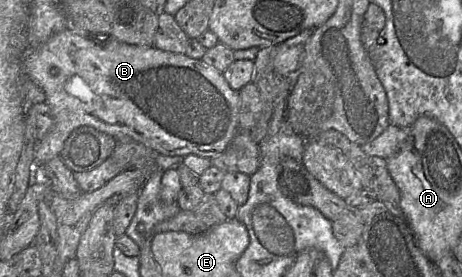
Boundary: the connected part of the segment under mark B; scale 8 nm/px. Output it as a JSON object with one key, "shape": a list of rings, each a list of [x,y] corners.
{"shape":[[[65,29],[52,36],[42,46],[35,49],[27,48],[26,50],[23,59],[23,68],[30,79],[43,89],[46,96],[45,103],[49,105],[54,114],[53,126],[42,139],[36,142],[33,178],[43,177],[43,165],[49,160],[58,157],[70,133],[83,125],[94,127],[115,138],[130,138],[152,148],[157,154],[167,156],[185,157],[190,154],[195,154],[212,159],[221,154],[228,147],[238,131],[240,95],[239,91],[230,87],[222,72],[205,64],[201,59],[194,59],[186,54],[163,51],[155,46],[132,45],[119,40],[112,40],[108,43],[100,43],[100,41],[103,40],[95,39],[95,36],[82,36],[72,30]]]}

